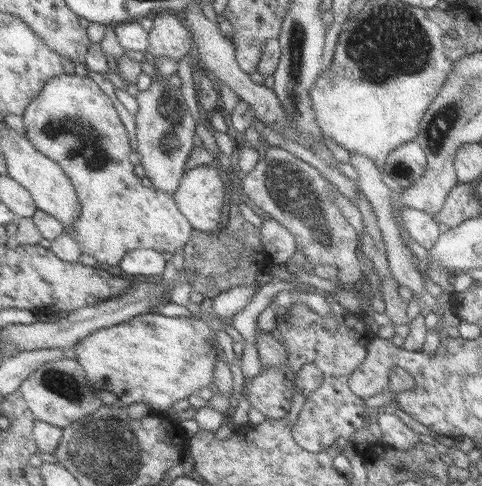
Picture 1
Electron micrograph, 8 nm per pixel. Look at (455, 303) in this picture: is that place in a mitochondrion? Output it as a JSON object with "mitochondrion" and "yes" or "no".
{"mitochondrion":"no"}

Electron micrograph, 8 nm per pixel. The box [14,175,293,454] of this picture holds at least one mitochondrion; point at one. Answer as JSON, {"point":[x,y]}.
{"point":[60,382]}

